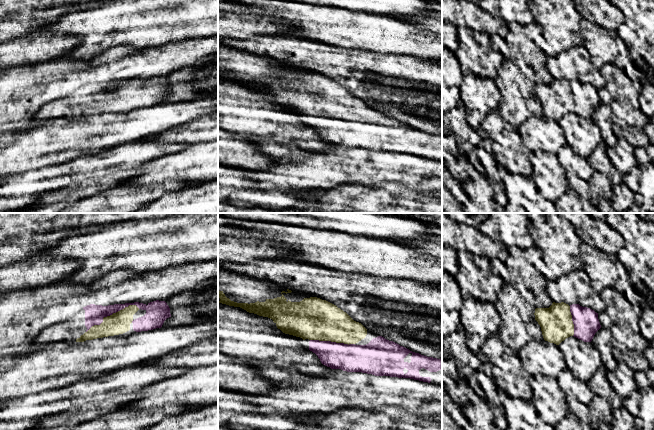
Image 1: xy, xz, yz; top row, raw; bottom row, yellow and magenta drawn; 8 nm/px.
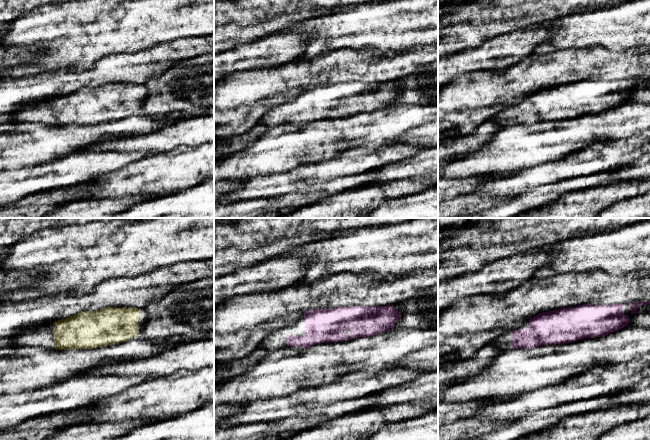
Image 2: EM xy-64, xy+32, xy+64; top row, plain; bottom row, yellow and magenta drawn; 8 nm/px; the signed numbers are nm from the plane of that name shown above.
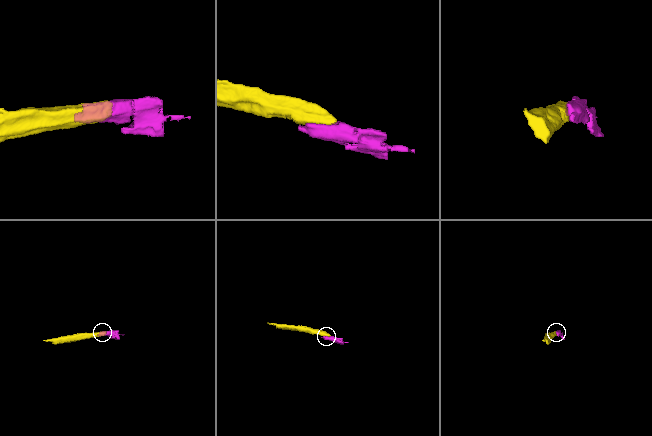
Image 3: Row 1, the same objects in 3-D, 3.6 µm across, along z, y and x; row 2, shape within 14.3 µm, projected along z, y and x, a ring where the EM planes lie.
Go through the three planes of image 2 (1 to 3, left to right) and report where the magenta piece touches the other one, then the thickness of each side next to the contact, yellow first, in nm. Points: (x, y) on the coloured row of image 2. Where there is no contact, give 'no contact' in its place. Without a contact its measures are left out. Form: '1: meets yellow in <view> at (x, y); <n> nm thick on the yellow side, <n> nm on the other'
1: no contact
2: no contact
3: no contact

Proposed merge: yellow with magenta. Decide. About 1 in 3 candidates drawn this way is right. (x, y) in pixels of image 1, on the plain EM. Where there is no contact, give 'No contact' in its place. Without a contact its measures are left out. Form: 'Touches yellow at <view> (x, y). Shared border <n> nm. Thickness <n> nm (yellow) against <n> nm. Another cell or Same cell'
Touches yellow at xy (112, 90). Shared border 480 nm. Thickness 180 nm (yellow) against 160 nm. Same cell

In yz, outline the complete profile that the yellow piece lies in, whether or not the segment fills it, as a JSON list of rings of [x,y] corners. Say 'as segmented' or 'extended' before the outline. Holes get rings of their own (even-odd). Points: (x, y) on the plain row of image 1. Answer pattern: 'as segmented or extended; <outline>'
extended; [[[553,78],[549,84],[536,84],[534,91],[535,96],[541,103],[544,116],[556,121],[559,121],[570,112],[574,112],[584,118],[591,118],[595,109],[601,104],[598,89],[579,80],[569,82],[564,78]]]

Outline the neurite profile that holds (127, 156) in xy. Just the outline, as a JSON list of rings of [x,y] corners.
[[[132,142],[106,152],[80,156],[65,164],[5,175],[0,184],[0,198],[16,198],[77,187],[86,180],[99,179],[112,171],[135,169],[148,161],[179,152],[188,145],[181,142]]]

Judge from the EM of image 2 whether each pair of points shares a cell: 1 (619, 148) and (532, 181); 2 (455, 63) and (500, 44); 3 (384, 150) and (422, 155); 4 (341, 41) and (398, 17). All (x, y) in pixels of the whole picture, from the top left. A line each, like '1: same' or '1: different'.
1: same
2: same
3: different
4: same

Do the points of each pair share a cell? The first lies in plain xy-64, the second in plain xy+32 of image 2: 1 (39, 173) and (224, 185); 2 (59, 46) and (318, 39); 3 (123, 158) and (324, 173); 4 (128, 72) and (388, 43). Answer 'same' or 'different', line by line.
1: different
2: same
3: same
4: different

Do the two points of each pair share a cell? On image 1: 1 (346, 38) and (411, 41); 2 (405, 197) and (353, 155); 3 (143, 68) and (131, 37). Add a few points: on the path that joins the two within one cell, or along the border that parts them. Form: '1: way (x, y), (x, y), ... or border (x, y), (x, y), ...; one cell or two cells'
1: way (362, 38), (395, 38); one cell
2: border (405, 187), (420, 192), (428, 192); two cells
3: border (169, 42), (146, 48); two cells

